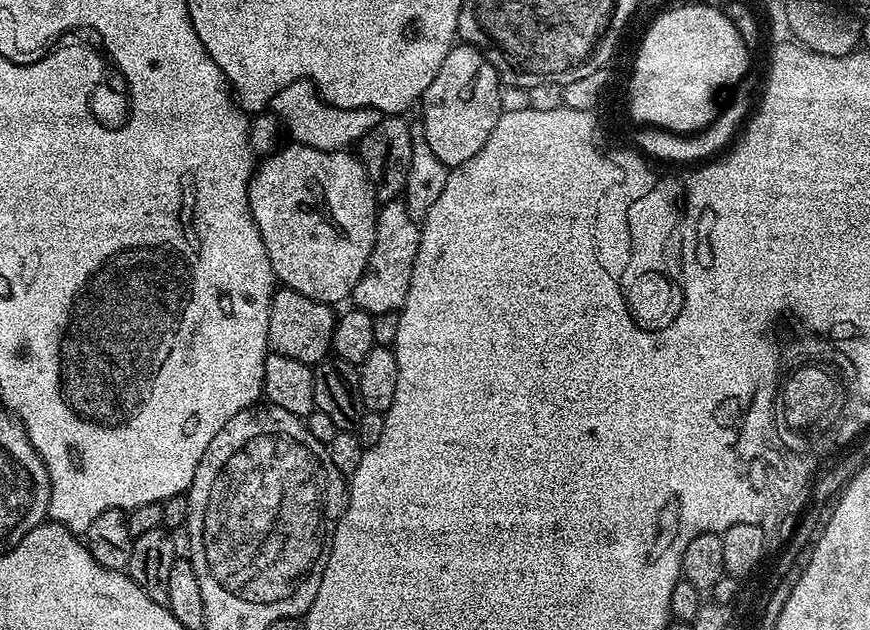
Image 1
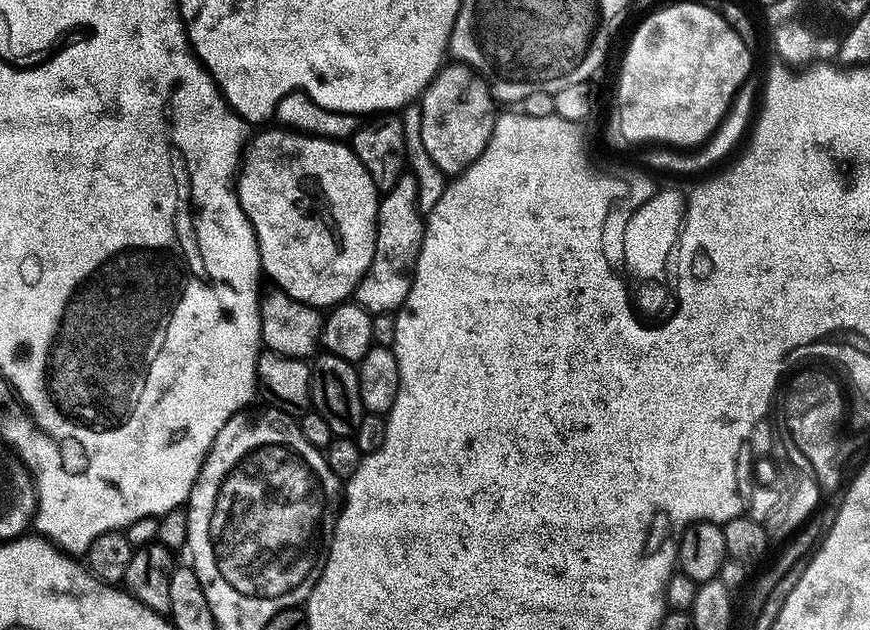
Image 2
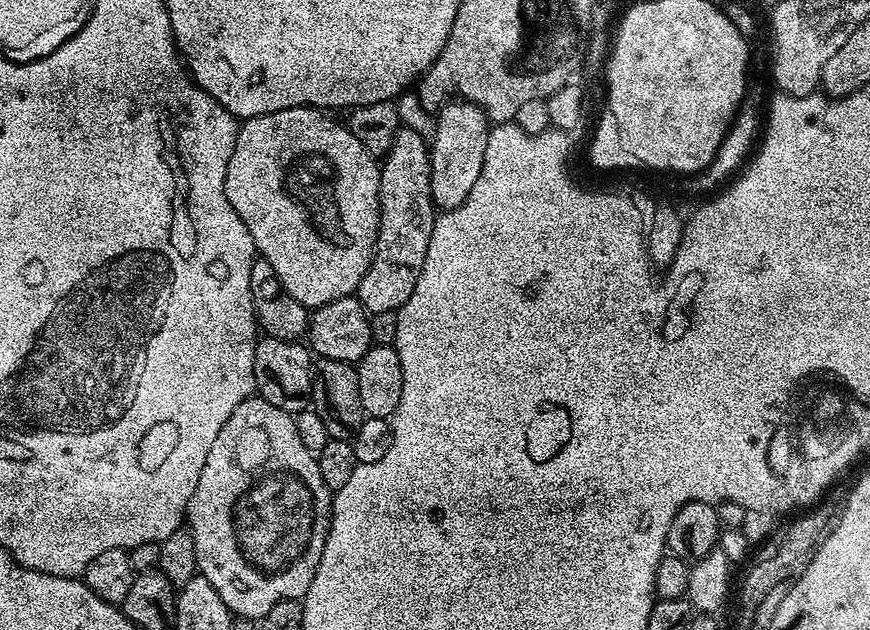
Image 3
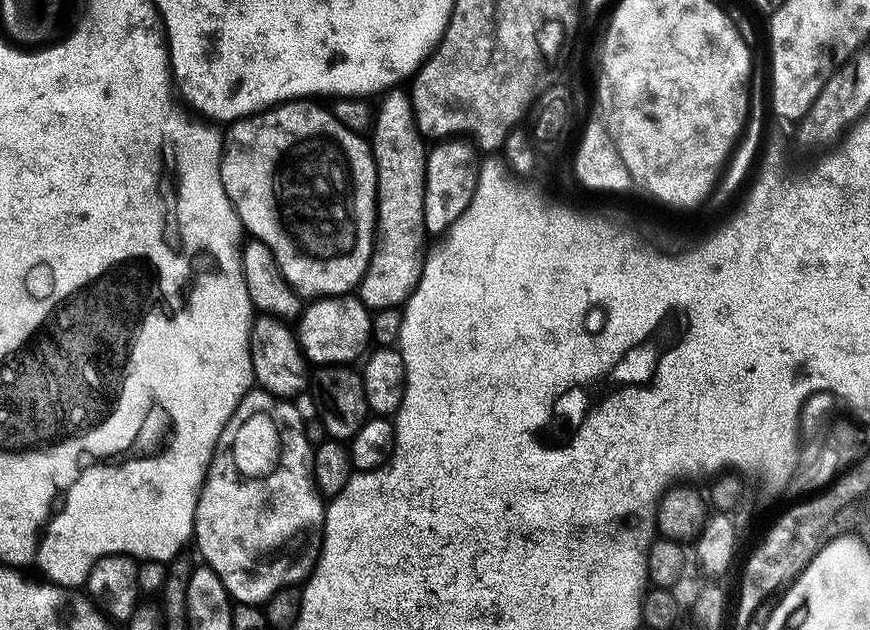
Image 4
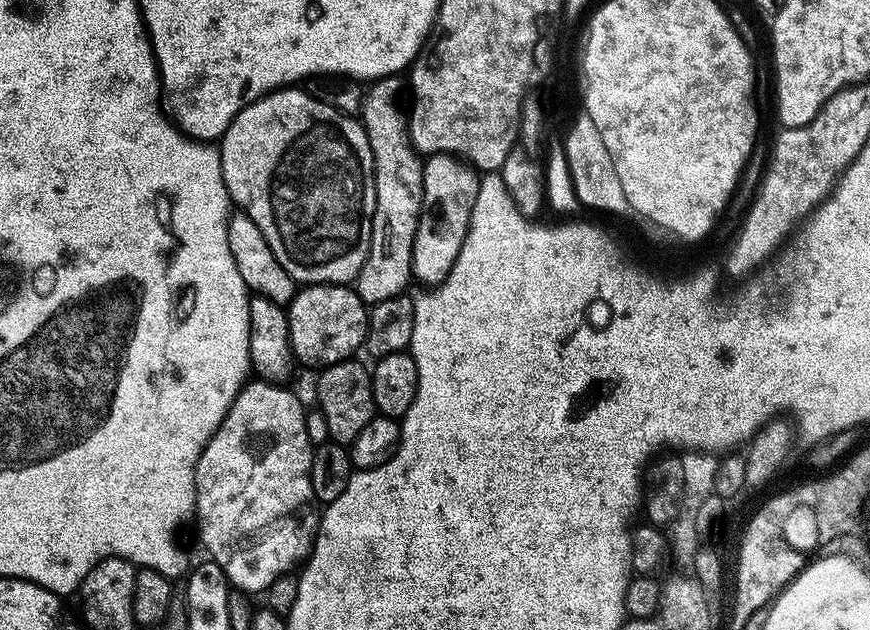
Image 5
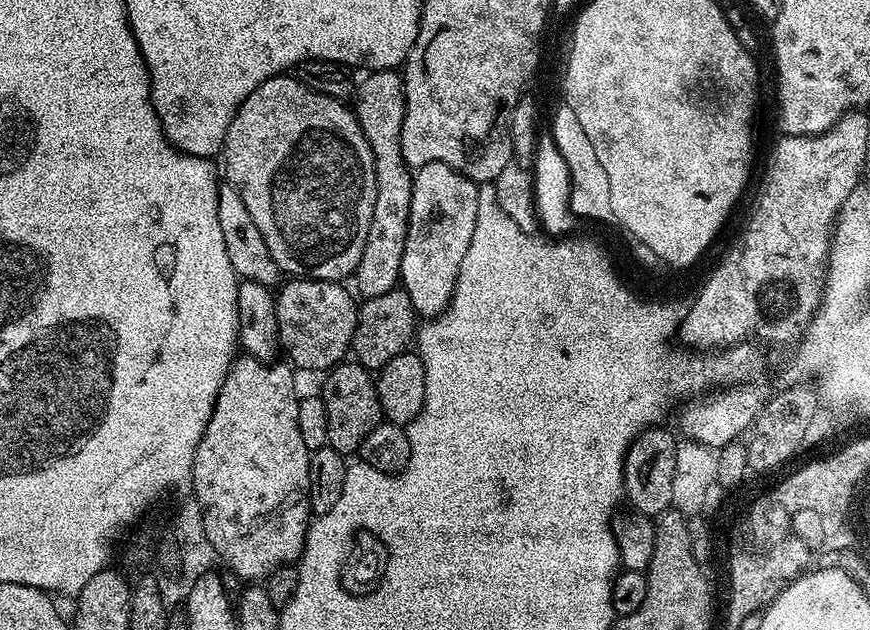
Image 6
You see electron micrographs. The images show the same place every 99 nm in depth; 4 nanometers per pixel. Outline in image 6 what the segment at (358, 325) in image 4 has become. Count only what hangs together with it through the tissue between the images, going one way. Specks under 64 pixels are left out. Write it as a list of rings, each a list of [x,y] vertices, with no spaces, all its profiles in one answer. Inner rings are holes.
[[[288,278],[279,285],[275,297],[280,347],[285,353],[288,351],[287,359],[297,369],[300,367],[308,372],[324,374],[349,355],[356,329],[358,300],[344,286],[334,280],[307,278]]]

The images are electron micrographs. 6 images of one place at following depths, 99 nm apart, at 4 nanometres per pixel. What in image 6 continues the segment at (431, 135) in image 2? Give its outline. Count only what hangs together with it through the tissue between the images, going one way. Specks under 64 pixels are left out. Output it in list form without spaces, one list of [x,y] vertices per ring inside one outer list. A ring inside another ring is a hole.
[[[430,162],[415,169],[400,284],[410,294],[417,317],[435,318],[451,302],[462,258],[466,258],[470,238],[474,238],[479,197],[480,189],[474,181],[442,162]]]

